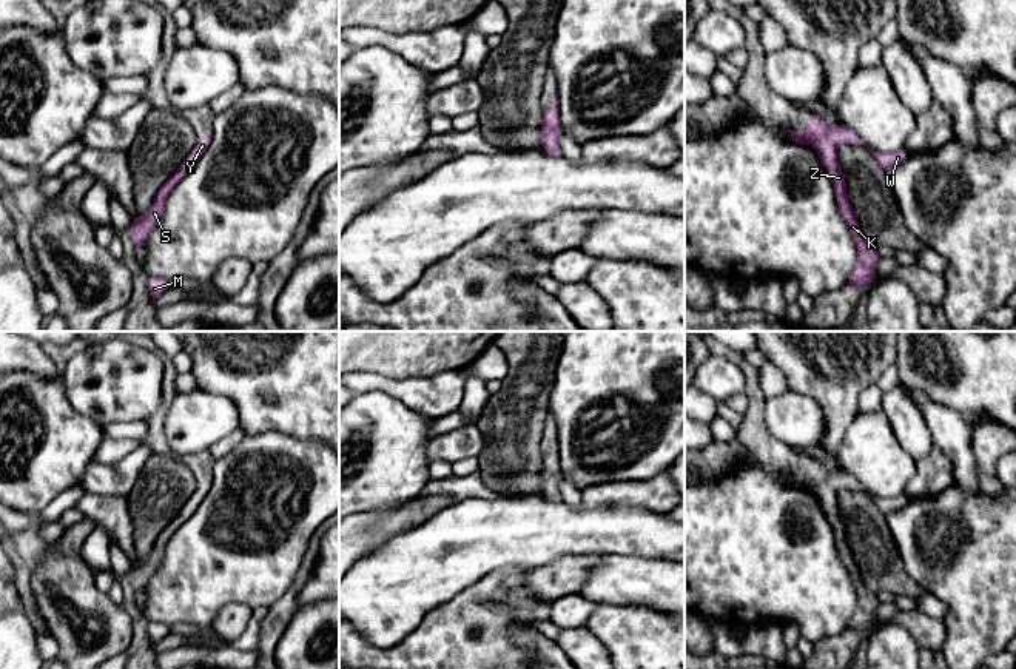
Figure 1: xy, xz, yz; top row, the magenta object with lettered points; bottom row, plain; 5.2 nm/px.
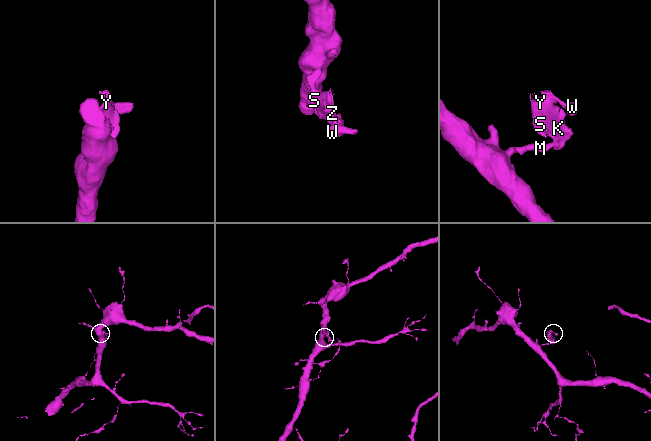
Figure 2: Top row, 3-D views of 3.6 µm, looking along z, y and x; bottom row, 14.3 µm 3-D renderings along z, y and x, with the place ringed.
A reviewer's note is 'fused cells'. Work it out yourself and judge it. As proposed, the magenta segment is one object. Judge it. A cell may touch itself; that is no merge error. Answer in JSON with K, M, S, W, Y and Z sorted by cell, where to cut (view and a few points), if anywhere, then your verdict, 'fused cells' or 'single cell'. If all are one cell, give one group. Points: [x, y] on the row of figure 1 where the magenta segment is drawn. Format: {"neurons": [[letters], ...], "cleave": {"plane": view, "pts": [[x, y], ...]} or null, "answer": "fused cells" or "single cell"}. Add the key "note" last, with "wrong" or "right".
{"neurons": [["K", "M", "S", "W", "Y", "Z"]], "cleave": null, "answer": "single cell", "note": "wrong"}

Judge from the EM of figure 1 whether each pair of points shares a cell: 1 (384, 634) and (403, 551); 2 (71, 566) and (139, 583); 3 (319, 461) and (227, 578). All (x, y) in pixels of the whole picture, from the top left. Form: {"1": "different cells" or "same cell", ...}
{"1": "same cell", "2": "different cells", "3": "same cell"}

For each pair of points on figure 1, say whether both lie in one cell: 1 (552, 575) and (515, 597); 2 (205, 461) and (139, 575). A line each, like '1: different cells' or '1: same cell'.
1: different cells
2: same cell

